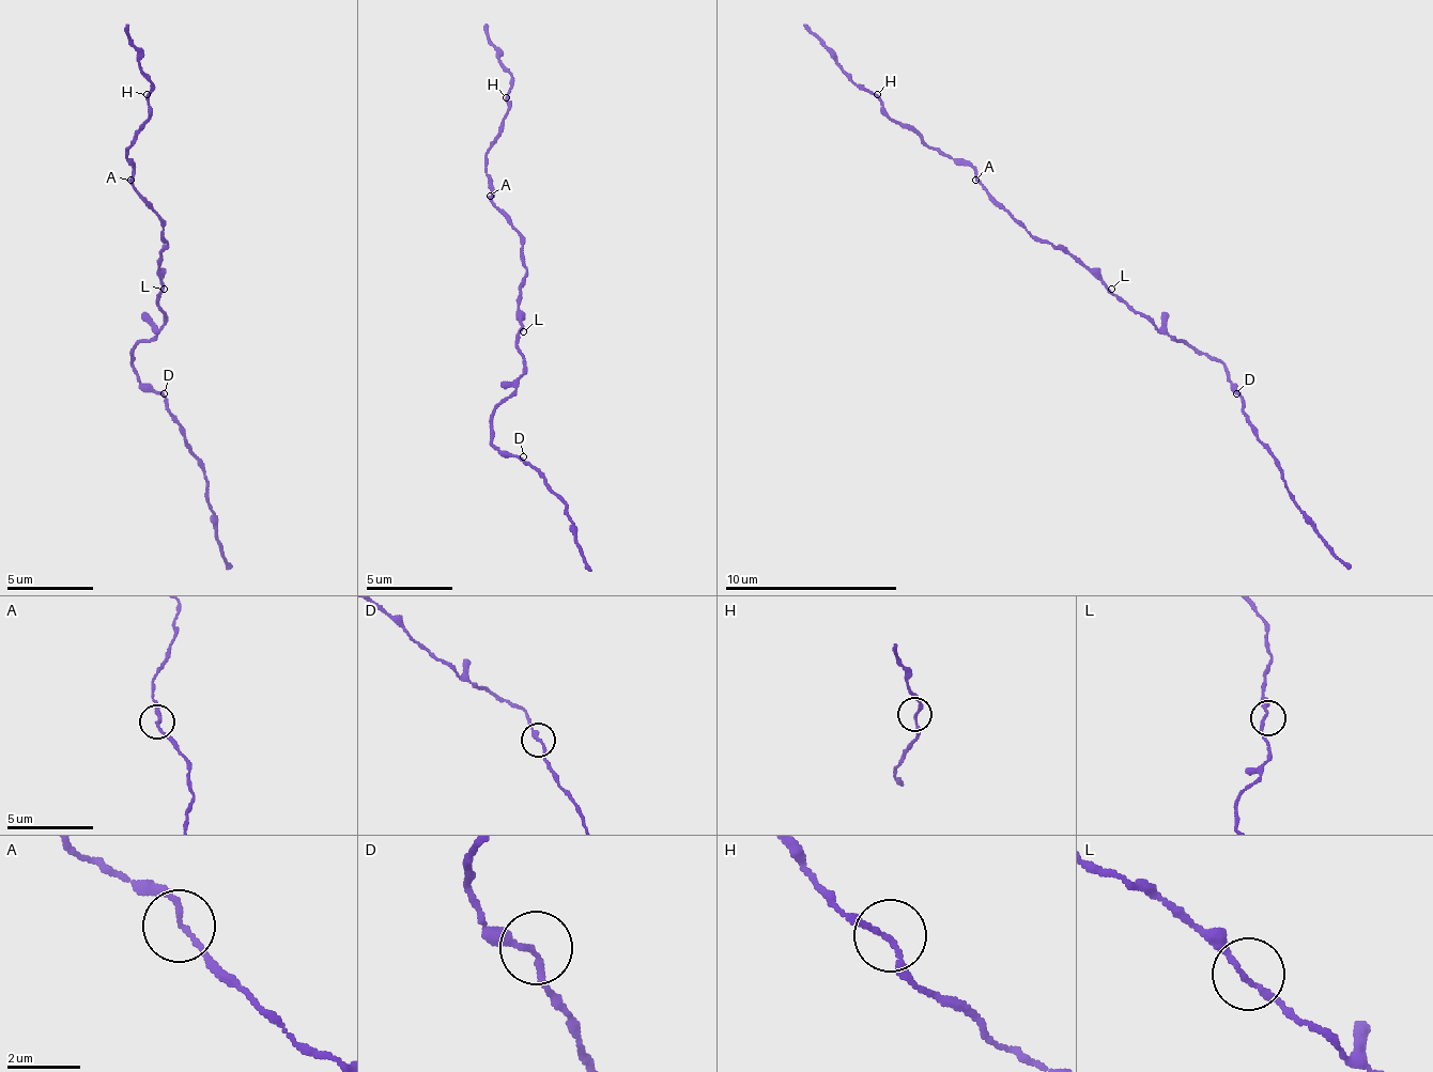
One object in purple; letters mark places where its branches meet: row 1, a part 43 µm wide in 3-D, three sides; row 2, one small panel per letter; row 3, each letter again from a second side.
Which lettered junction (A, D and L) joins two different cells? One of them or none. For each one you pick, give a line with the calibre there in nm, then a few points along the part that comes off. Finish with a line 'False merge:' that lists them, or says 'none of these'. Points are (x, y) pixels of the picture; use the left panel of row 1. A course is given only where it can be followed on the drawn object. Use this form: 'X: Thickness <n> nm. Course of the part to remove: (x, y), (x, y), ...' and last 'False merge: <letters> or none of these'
False merge: none of these

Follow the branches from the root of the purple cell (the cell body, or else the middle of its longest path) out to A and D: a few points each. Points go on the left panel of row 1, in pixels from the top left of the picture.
A: (159, 289), (159, 254), (168, 246), (164, 242), (164, 220), (129, 181)
D: (159, 289), (164, 324), (134, 350), (134, 371), (142, 384), (151, 384), (164, 393)

